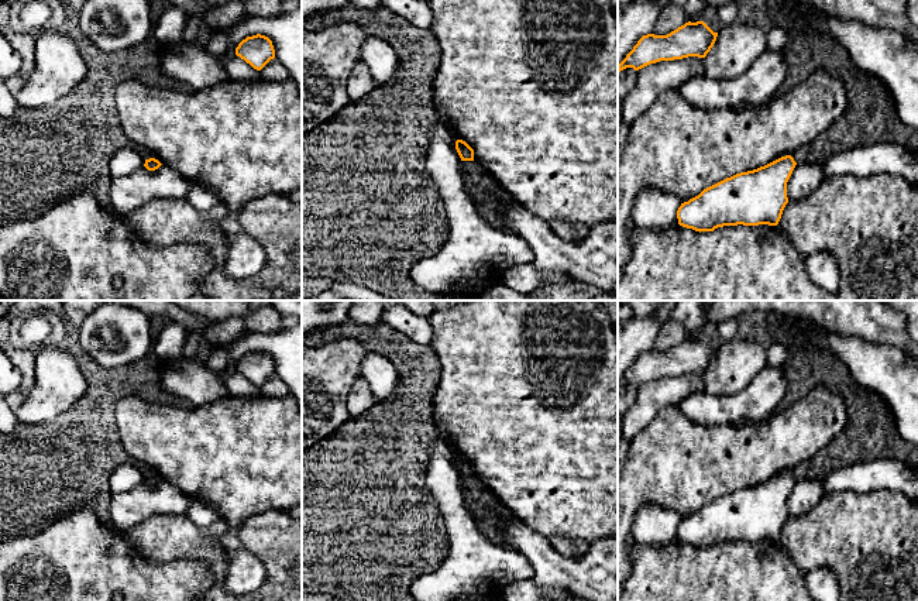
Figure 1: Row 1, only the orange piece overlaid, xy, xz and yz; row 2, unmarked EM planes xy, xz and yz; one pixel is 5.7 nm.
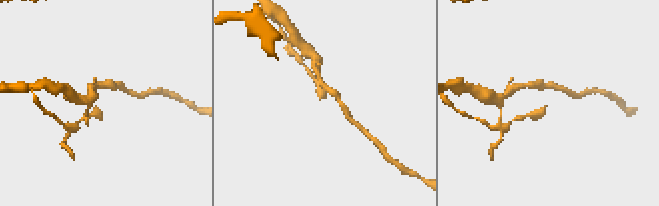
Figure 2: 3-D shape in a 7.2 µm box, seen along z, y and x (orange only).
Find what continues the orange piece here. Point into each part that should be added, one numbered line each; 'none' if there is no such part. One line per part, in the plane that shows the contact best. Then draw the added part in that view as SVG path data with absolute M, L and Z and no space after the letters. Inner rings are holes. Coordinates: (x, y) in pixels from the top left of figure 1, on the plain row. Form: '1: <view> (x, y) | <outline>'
none

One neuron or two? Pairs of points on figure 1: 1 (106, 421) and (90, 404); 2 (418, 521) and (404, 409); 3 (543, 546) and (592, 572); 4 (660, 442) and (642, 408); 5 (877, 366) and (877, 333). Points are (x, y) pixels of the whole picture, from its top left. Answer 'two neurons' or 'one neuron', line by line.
1: one neuron
2: one neuron
3: one neuron
4: two neurons
5: two neurons

